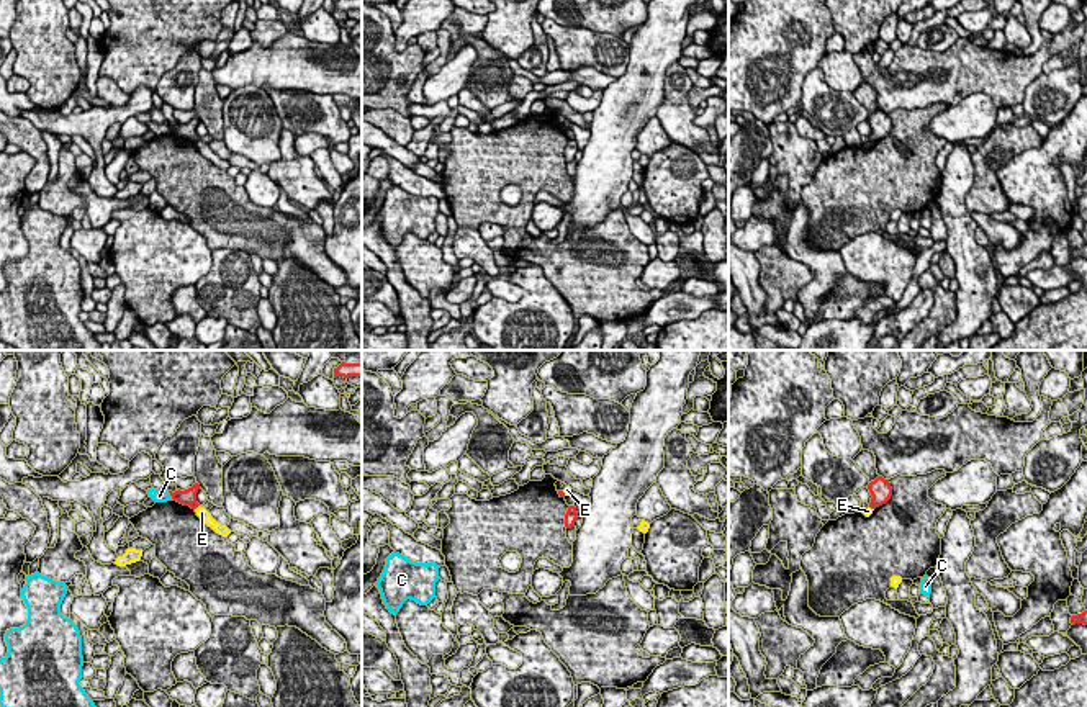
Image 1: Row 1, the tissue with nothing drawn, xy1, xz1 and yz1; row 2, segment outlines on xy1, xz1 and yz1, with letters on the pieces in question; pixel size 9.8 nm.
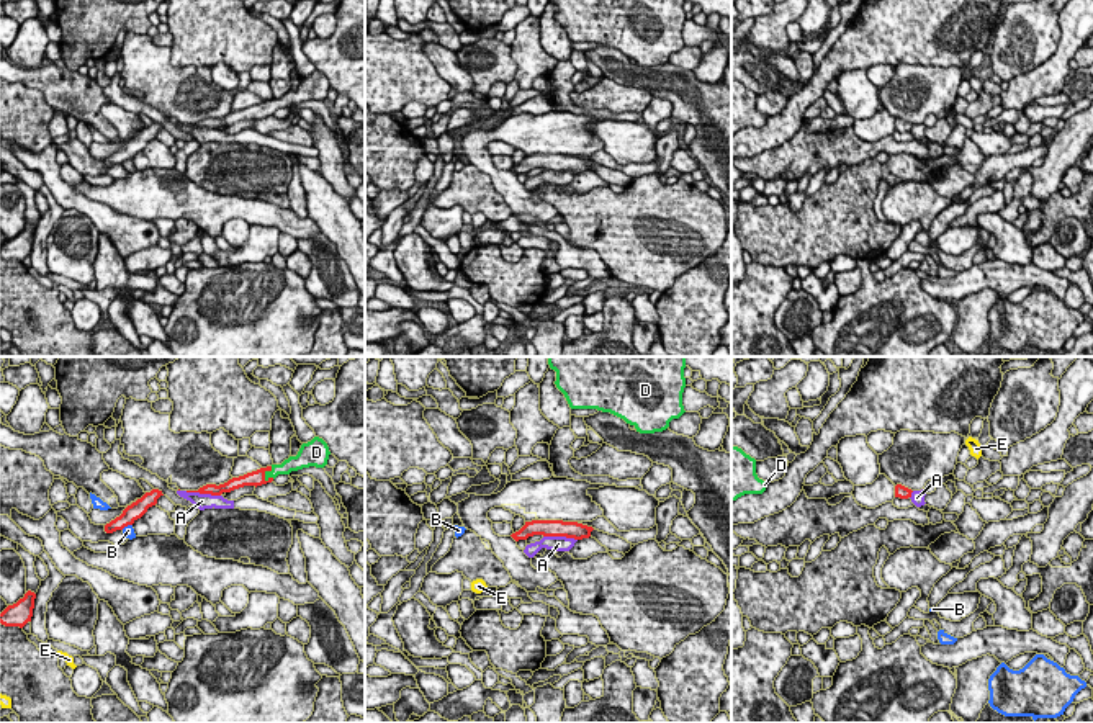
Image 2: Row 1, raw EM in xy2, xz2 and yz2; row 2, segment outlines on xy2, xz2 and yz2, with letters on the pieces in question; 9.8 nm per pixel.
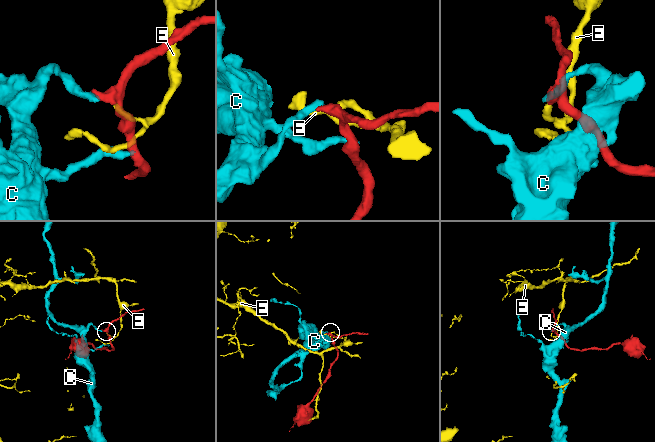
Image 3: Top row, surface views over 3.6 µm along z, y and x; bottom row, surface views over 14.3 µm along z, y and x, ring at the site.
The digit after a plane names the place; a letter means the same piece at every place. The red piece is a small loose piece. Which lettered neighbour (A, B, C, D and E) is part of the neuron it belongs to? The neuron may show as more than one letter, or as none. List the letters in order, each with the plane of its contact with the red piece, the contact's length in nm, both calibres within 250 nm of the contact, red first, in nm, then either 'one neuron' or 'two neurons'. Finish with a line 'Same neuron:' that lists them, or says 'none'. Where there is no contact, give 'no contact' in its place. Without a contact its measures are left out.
A: meets red in xy2; contact 360 nm long; 120 nm thick on the red side, 160 nm on the other; two neurons
B: meets red in xy2; contact 120 nm long; 160 nm thick on the red side, 100 nm on the other; two neurons
C: meets red in xy1; contact 120 nm long; 160 nm thick on the red side, 130 nm on the other; two neurons
D: meets red in xy2; contact 170 nm long; 160 nm thick on the red side, 140 nm on the other; one neuron
E: meets red in xy1; contact 70 nm long; 160 nm thick on the red side, 120 nm on the other; two neurons
Same neuron: D

